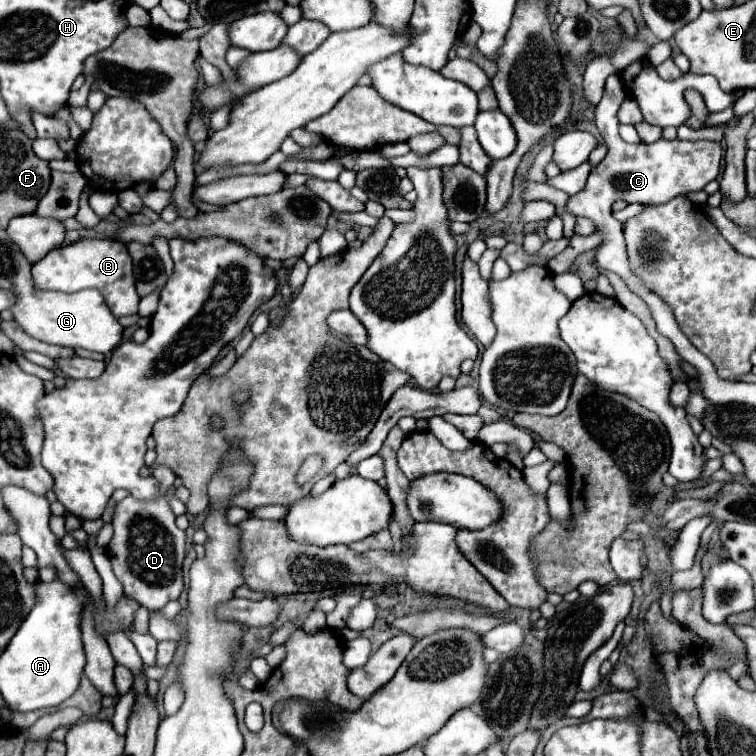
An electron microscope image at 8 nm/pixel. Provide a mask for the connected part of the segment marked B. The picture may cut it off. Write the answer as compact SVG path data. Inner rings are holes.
M81 239L73 245L53 249L39 263L33 265L33 283L41 291L75 293L81 289L97 289L105 297L115 317L137 313L139 295L135 291L135 279L131 269L131 257L123 243L111 239Z

